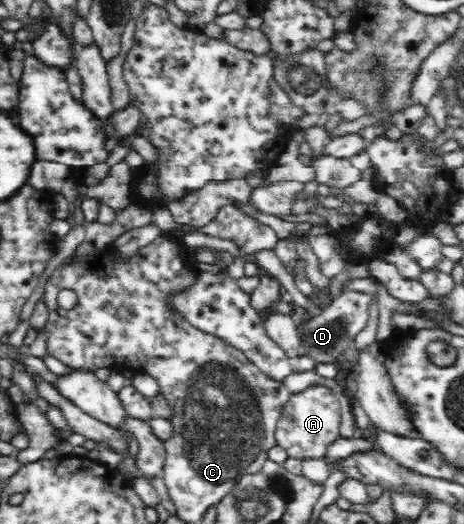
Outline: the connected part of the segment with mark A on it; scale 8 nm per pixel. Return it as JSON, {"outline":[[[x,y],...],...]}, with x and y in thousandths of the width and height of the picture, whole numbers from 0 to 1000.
{"outline":[[[692,733],[662,739],[649,750],[625,754],[623,765],[614,771],[593,819],[597,849],[610,853],[627,874],[698,876],[709,849],[733,830],[733,796],[731,763],[709,739]]]}

